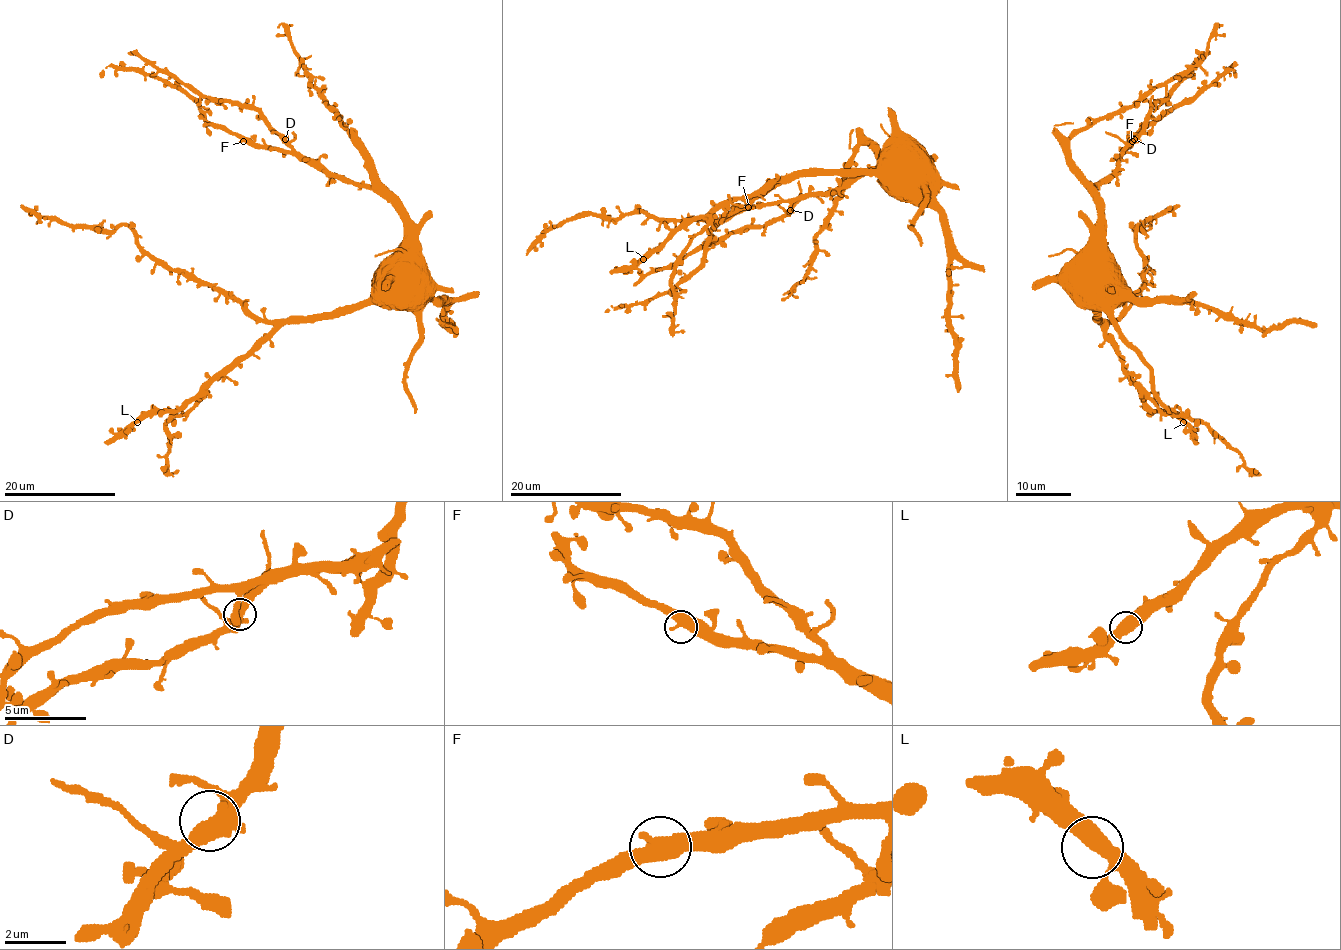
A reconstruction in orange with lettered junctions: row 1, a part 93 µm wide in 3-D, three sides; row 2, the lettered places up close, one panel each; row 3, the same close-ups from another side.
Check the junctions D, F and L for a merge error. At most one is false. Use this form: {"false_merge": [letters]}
{"false_merge": ["D"]}

